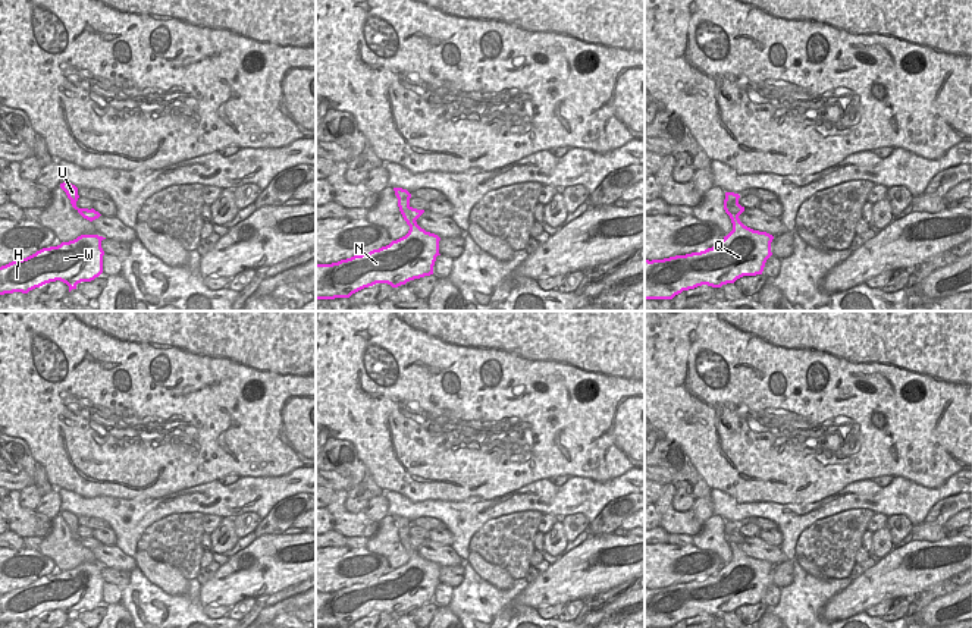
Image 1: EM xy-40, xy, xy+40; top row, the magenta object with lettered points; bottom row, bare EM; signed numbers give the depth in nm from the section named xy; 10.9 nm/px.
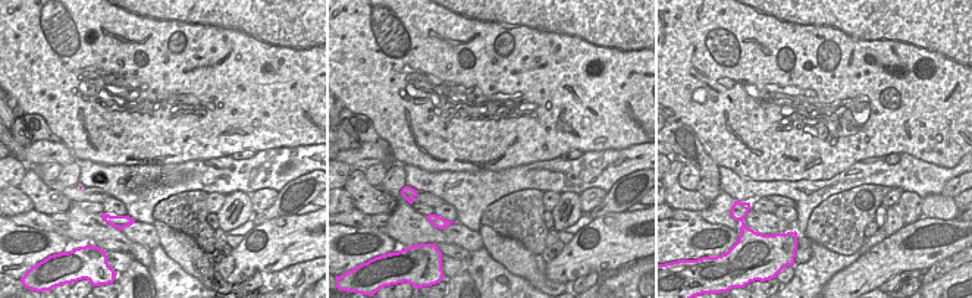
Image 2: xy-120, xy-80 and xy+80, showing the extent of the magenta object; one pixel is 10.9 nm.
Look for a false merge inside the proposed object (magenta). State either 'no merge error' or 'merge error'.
merge error

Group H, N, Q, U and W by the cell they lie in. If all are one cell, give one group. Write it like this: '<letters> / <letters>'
H N Q W / U

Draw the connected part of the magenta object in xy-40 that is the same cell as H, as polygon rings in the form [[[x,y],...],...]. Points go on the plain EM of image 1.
[[[81,563],[73,569],[62,571],[57,575],[43,577],[35,583],[12,590],[0,596],[0,624],[22,621],[40,616],[46,612],[60,609],[69,615],[69,621],[81,610],[91,610],[103,602],[101,569],[98,563]]]

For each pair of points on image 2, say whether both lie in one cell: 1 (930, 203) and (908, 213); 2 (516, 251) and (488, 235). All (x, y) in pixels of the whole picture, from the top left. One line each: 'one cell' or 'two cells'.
1: two cells
2: one cell

